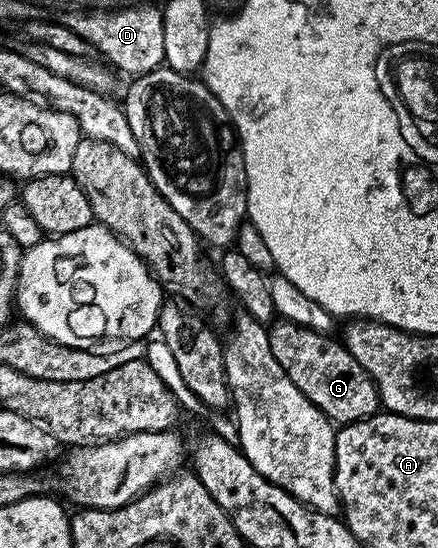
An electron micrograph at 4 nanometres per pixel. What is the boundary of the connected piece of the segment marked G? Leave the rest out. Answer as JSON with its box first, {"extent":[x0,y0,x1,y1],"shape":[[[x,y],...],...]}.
{"extent":[268,319,380,425],"shape":[[[278,319],[268,327],[268,336],[277,364],[332,423],[350,425],[370,417],[380,409],[379,391],[375,382],[336,337],[317,333],[316,330],[283,319]]]}

